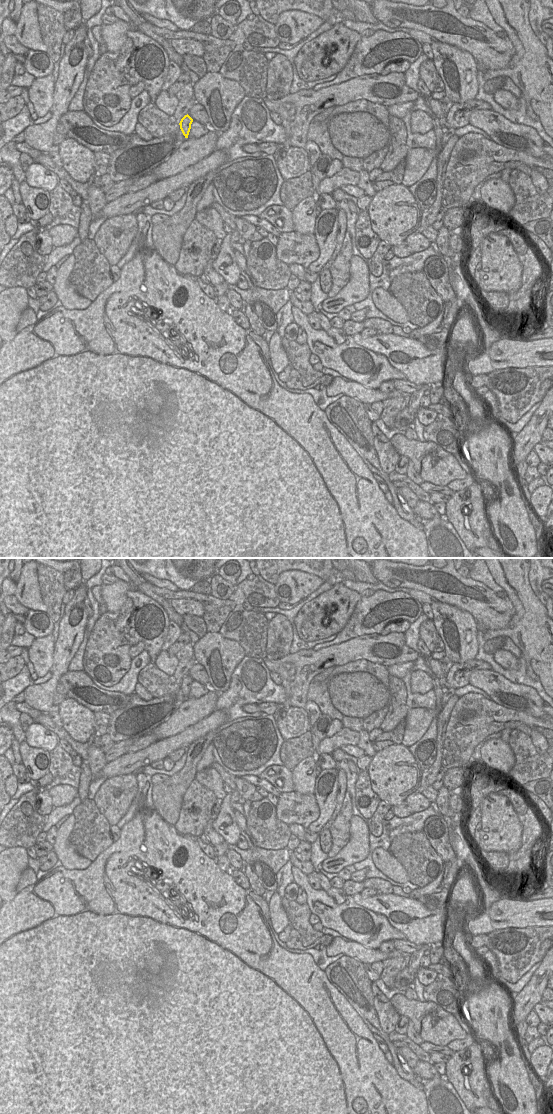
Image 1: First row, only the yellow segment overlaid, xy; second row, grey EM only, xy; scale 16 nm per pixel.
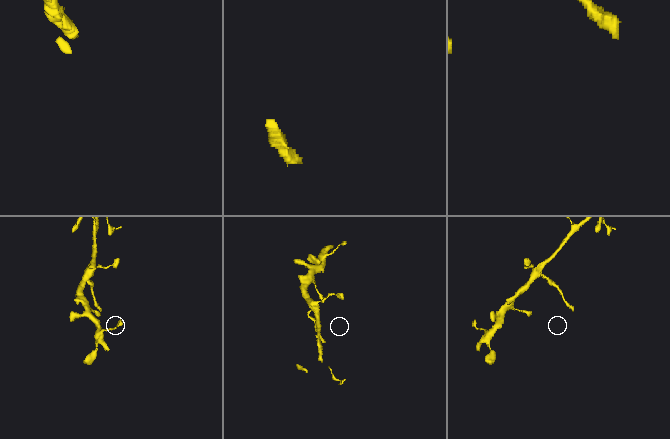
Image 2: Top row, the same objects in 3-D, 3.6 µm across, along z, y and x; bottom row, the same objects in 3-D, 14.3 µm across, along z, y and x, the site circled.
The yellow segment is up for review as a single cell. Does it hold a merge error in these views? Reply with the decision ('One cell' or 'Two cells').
Two cells

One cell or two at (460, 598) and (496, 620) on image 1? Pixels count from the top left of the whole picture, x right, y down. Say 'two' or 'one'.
one

